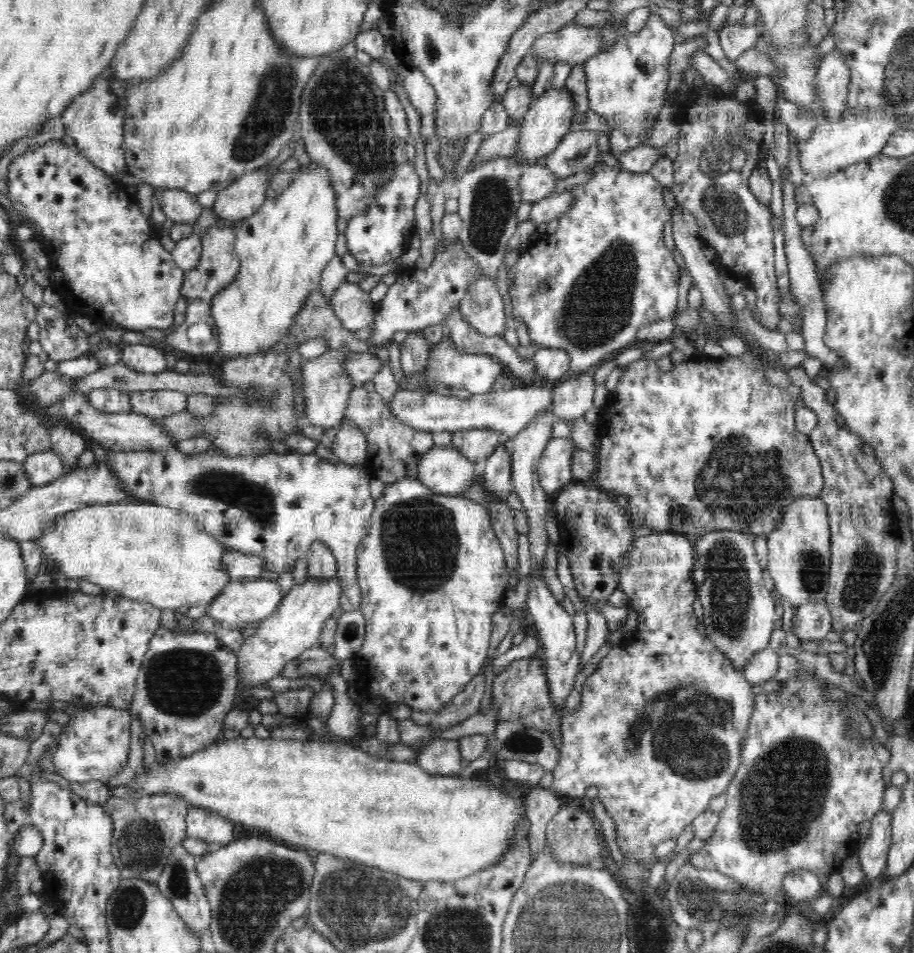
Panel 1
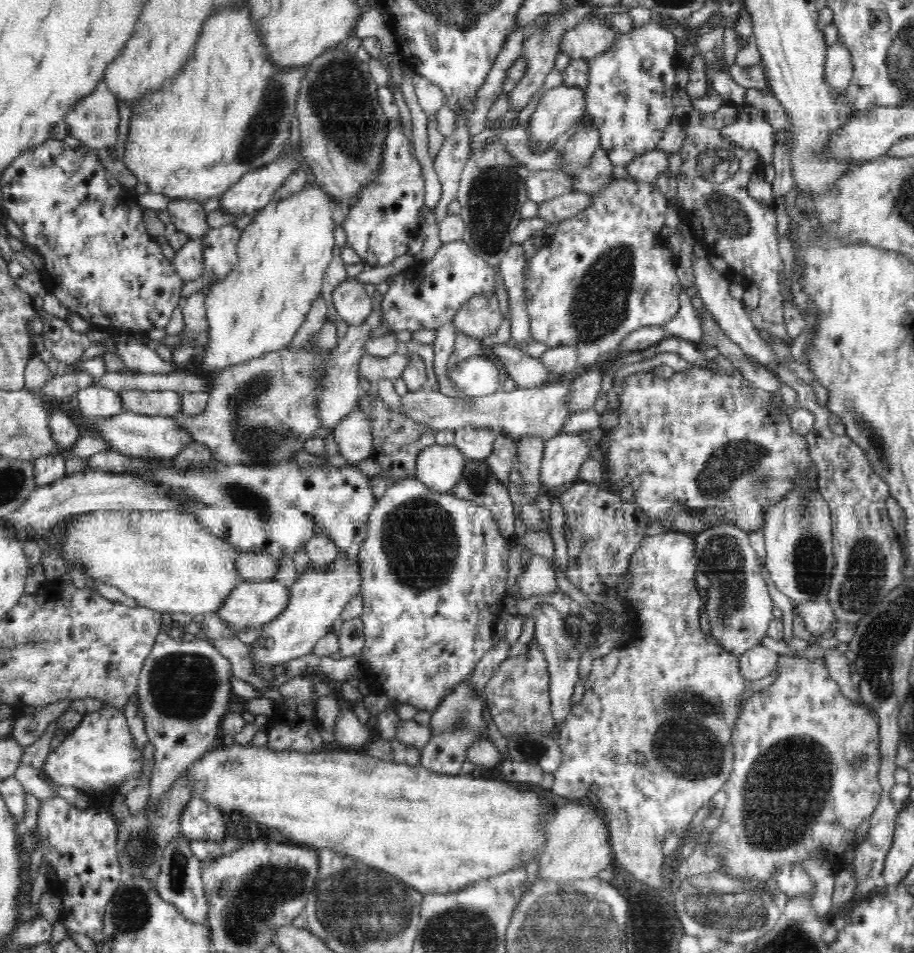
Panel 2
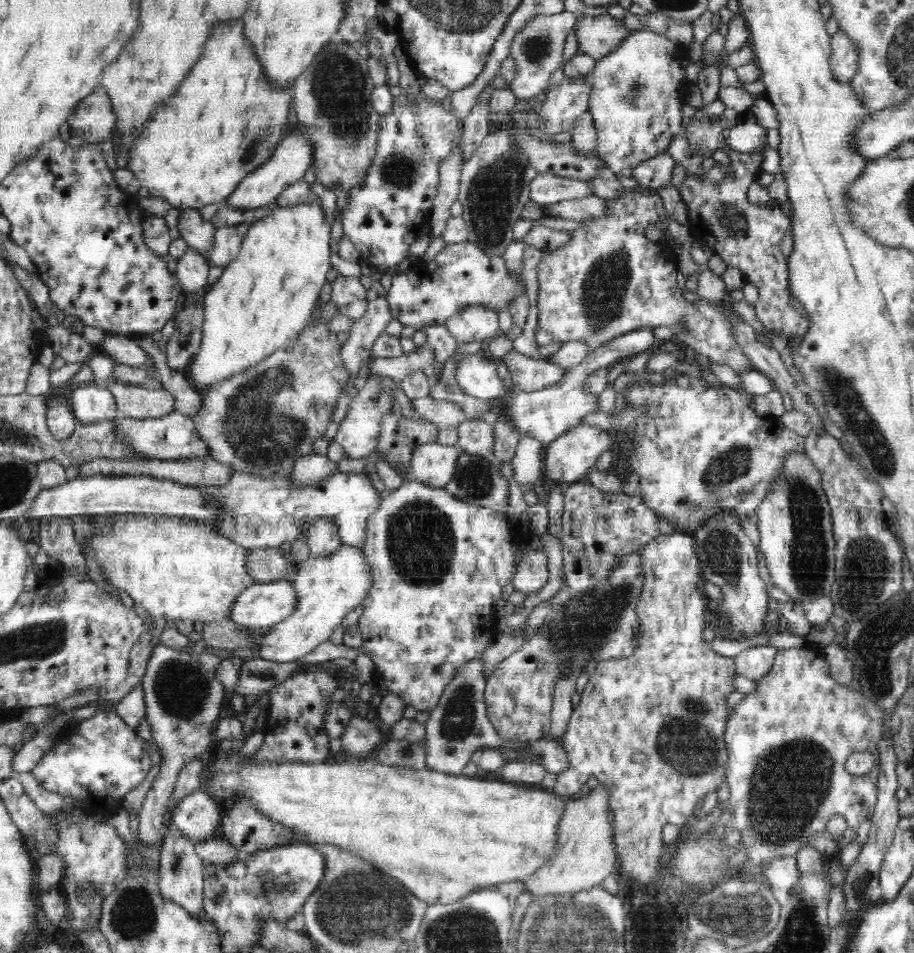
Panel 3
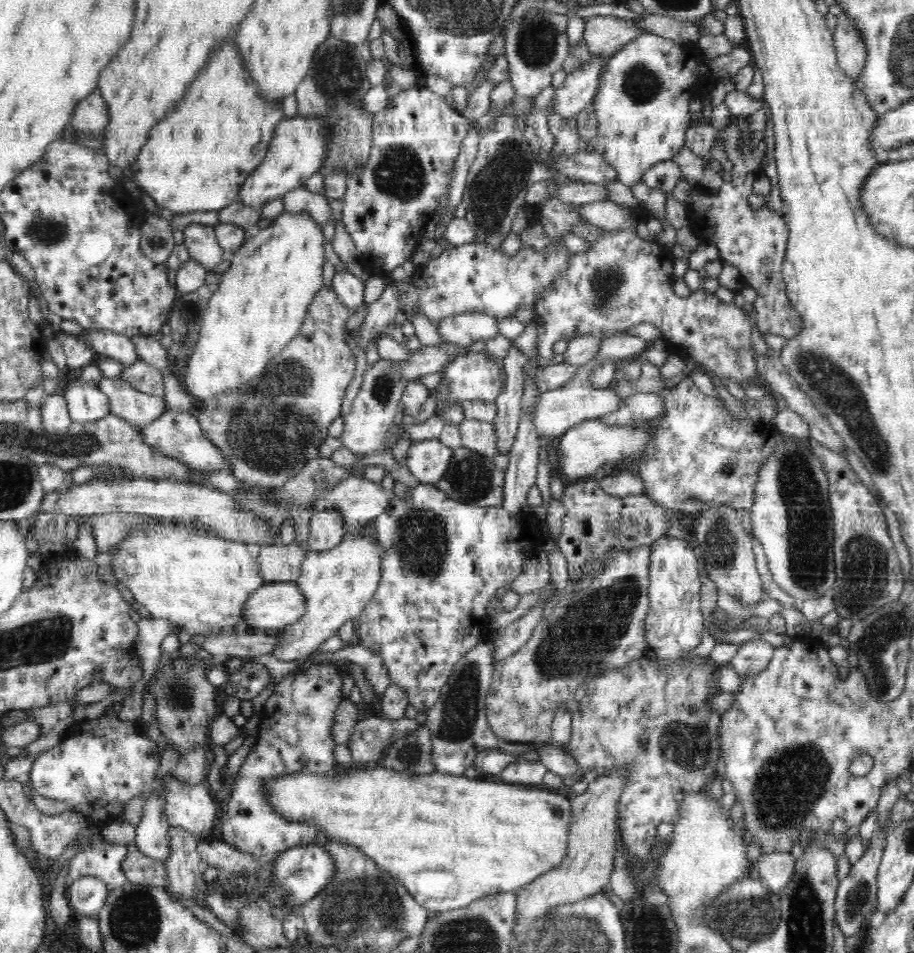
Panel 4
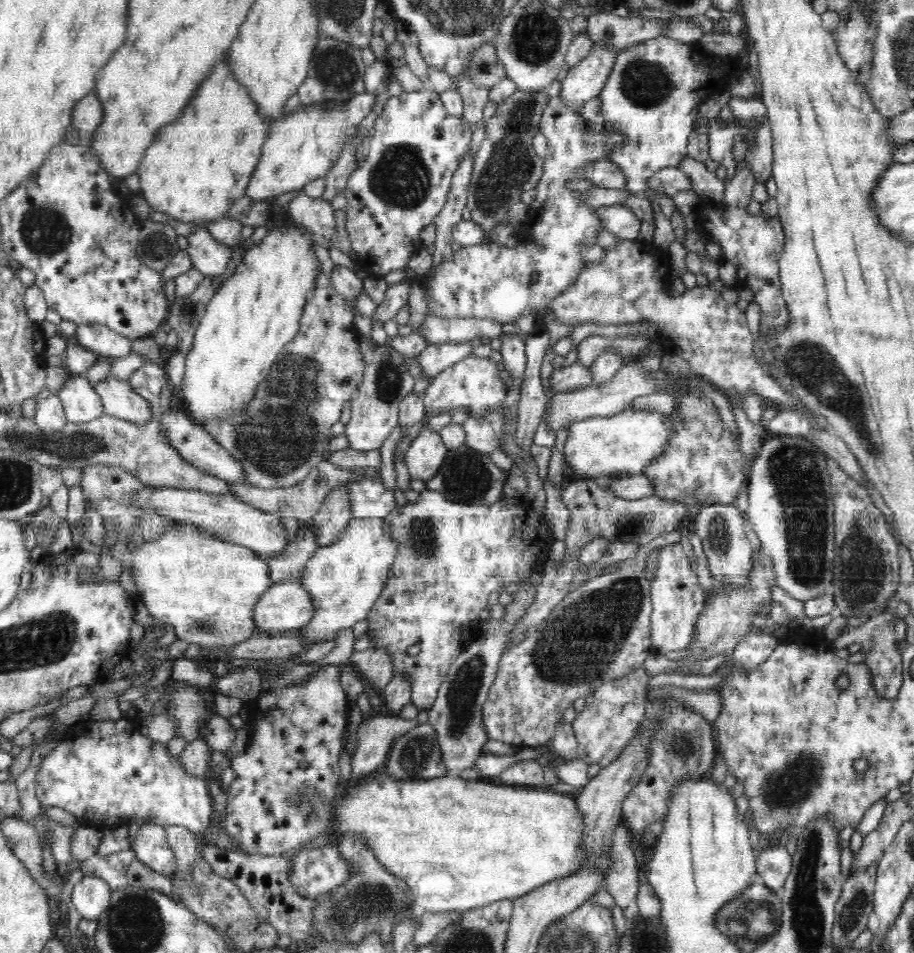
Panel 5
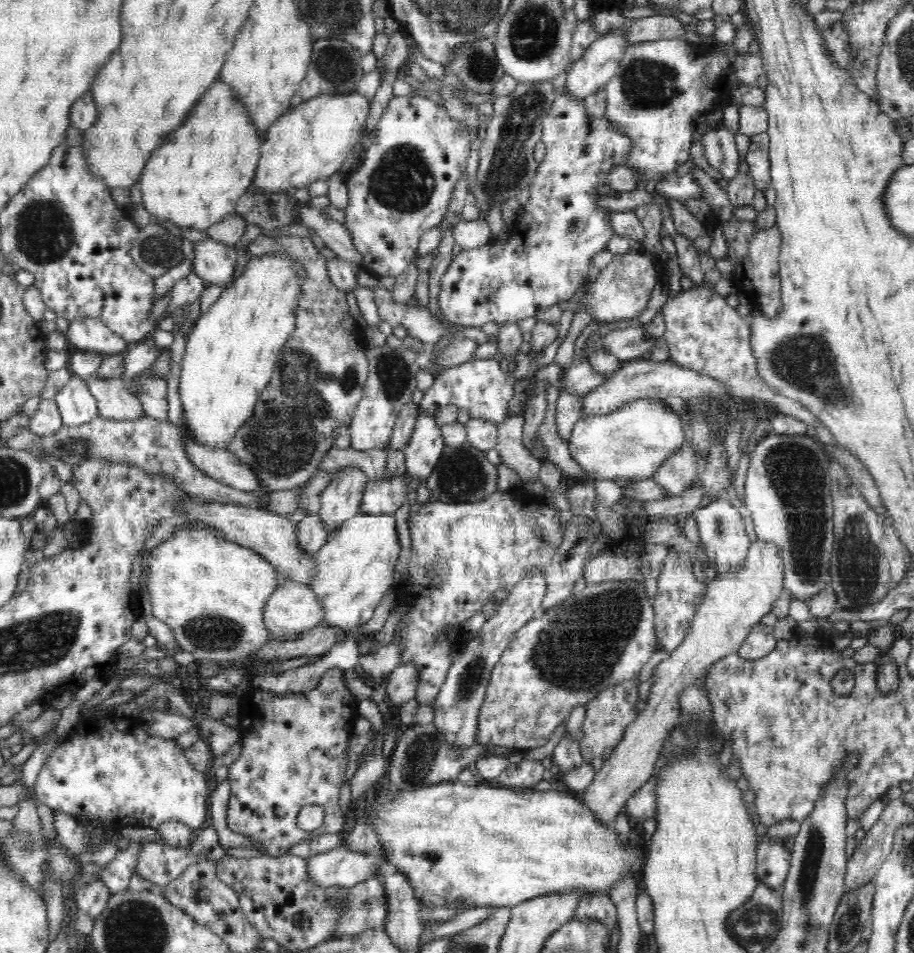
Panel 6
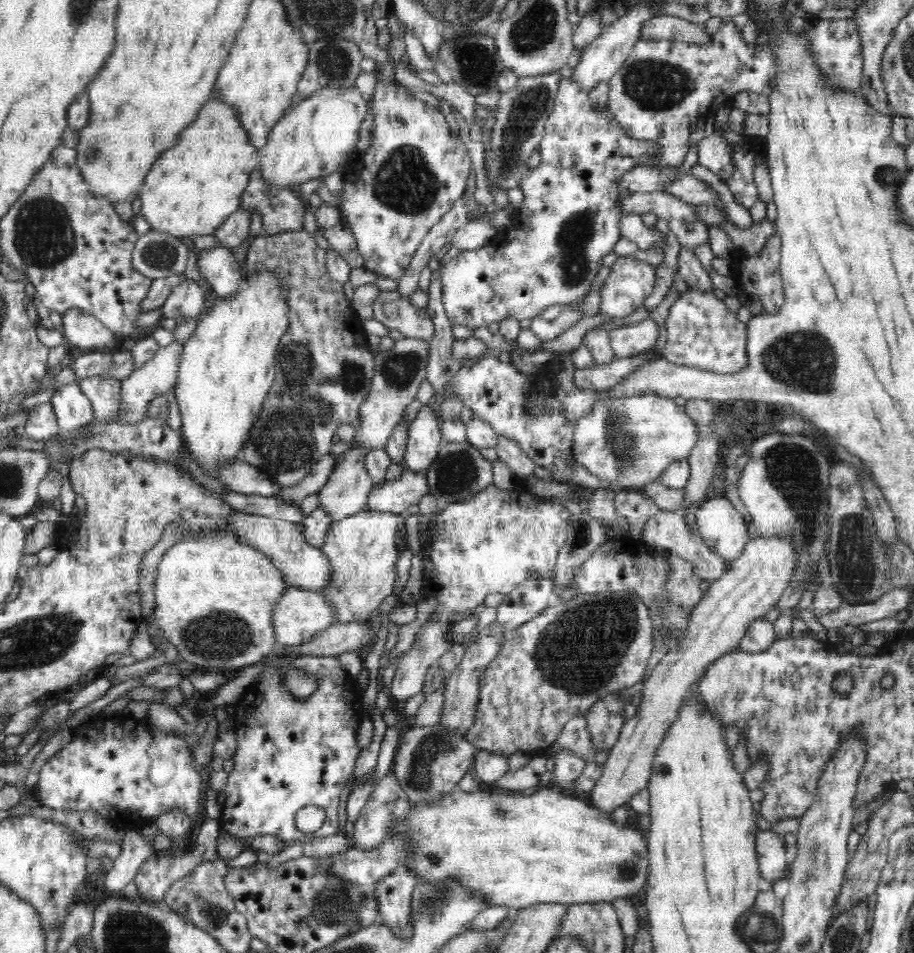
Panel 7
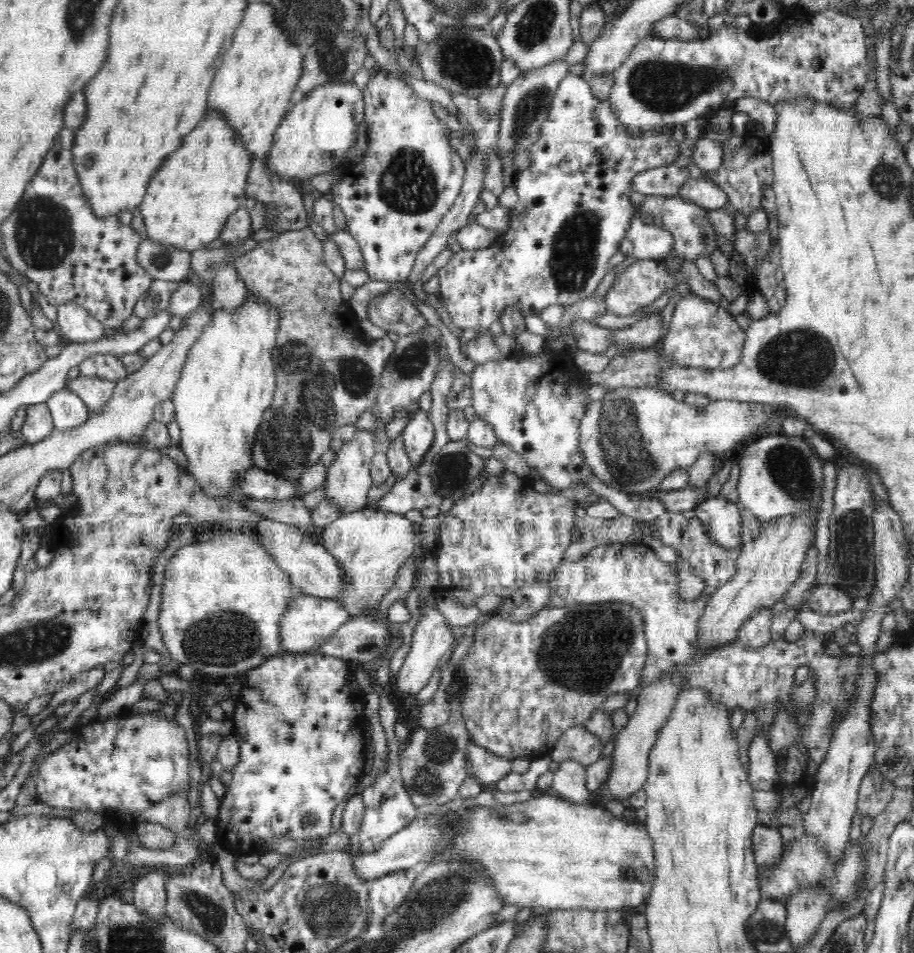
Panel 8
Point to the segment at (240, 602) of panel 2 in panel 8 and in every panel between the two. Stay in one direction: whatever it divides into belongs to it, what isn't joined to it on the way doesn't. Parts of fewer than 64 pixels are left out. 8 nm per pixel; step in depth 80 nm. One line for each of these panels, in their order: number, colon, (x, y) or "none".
3: (262, 605)
4: (275, 605)
5: (286, 606)
6: (293, 608)
7: (299, 615)
8: (309, 621)

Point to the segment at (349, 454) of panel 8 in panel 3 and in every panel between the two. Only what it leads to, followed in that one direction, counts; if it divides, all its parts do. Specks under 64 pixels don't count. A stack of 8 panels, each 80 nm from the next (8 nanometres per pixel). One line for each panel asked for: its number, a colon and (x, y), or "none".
3: (323, 539)
4: (326, 531)
5: (336, 511)
6: (340, 500)
7: (345, 493)

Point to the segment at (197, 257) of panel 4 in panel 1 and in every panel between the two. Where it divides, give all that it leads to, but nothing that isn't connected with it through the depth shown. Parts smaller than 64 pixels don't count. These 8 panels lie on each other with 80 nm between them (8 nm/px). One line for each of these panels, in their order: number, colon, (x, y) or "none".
1: (183, 208)
2: (189, 217)
3: (198, 233)

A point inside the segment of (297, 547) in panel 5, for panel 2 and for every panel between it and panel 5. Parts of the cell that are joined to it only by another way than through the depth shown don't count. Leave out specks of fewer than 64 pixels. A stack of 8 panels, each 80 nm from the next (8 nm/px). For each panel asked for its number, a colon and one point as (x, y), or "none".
2: (252, 567)
3: (265, 565)
4: (278, 563)

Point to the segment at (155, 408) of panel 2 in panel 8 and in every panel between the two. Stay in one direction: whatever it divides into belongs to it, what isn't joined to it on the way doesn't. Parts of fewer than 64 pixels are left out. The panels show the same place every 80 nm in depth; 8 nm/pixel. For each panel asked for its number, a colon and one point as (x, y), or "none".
3: (132, 401)
4: (132, 405)
5: (119, 399)
6: (114, 400)
7: (103, 392)
8: (96, 392)

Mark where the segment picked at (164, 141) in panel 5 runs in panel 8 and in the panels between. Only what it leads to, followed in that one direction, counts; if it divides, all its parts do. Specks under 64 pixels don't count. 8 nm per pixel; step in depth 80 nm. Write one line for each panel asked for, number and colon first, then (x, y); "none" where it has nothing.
6: (195, 180)
7: (189, 191)
8: (189, 199)

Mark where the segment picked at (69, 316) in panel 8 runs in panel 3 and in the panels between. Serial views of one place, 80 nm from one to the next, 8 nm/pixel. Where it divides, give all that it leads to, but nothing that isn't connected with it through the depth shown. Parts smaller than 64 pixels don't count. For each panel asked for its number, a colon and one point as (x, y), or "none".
3: (120, 348)
4: (109, 344)
5: (99, 339)
6: (83, 334)
7: (83, 332)

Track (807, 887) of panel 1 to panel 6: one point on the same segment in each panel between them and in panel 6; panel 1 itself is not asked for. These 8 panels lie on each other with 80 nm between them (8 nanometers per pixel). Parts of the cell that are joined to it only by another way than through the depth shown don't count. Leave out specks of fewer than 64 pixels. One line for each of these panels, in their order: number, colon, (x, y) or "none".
2: (793, 880)
3: (782, 873)
4: (775, 869)
5: (774, 863)
6: (773, 859)

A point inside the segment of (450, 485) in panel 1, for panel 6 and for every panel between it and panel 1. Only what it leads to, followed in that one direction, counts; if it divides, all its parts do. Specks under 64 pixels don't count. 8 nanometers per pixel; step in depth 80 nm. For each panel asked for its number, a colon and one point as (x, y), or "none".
2: (439, 467)
3: (433, 463)
4: (428, 460)
5: (427, 451)
6: (423, 451)

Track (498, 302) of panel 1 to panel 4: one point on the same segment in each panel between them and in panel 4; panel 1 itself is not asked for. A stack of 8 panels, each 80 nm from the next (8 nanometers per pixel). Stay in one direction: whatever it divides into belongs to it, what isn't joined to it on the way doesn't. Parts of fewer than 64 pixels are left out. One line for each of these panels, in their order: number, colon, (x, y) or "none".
2: (480, 317)
3: (477, 323)
4: (466, 330)

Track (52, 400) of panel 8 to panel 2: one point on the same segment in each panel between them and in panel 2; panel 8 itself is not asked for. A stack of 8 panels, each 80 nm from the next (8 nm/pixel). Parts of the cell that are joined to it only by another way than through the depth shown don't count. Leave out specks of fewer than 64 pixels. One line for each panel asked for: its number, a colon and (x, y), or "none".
2: (94, 401)
3: (91, 403)
4: (85, 401)
5: (81, 403)
6: (77, 406)
7: (72, 409)

